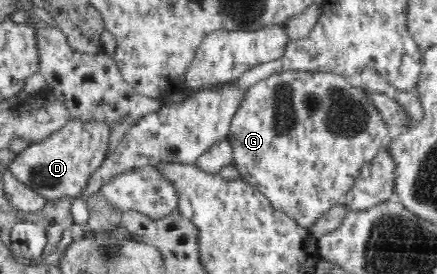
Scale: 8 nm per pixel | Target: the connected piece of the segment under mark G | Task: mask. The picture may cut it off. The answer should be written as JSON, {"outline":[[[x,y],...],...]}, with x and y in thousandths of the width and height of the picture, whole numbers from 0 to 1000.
{"outline":[[[645,259],[638,266],[622,266],[618,277],[590,296],[584,310],[558,332],[558,347],[554,347],[547,365],[545,394],[533,416],[519,511],[529,522],[533,540],[533,595],[545,617],[545,628],[549,628],[554,650],[568,661],[581,686],[602,701],[604,712],[618,726],[627,759],[638,770],[650,770],[659,788],[682,807],[686,821],[705,832],[705,825],[753,759],[783,745],[783,726],[810,679],[826,613],[840,591],[847,591],[847,584],[856,584],[879,536],[886,489],[888,478],[881,445],[872,434],[870,412],[849,383],[838,347],[833,347],[831,321],[810,318],[792,296],[789,281],[753,263]]]}

